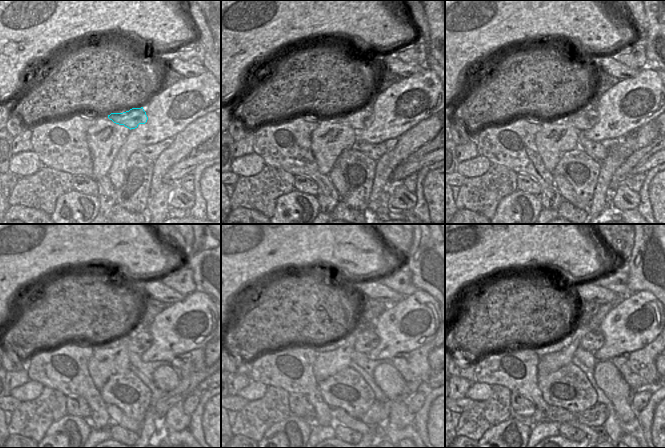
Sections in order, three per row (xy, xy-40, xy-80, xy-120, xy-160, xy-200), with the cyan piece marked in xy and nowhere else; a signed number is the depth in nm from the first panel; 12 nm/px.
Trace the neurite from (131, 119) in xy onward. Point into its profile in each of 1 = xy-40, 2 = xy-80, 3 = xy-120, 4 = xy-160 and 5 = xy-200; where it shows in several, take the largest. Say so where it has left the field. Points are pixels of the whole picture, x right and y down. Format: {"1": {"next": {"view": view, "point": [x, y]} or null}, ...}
{"1": {"next": {"view": "xy-40", "point": [360, 119]}}, "2": {"next": {"view": "xy-80", "point": [584, 119]}}, "3": {"next": {"view": "xy-120", "point": [140, 340]}}, "4": {"next": {"view": "xy-160", "point": [367, 339]}}, "5": {"next": {"view": "xy-200", "point": [592, 341]}}}

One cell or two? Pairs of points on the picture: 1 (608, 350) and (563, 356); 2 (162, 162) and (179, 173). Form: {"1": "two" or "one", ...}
{"1": "two", "2": "two"}

